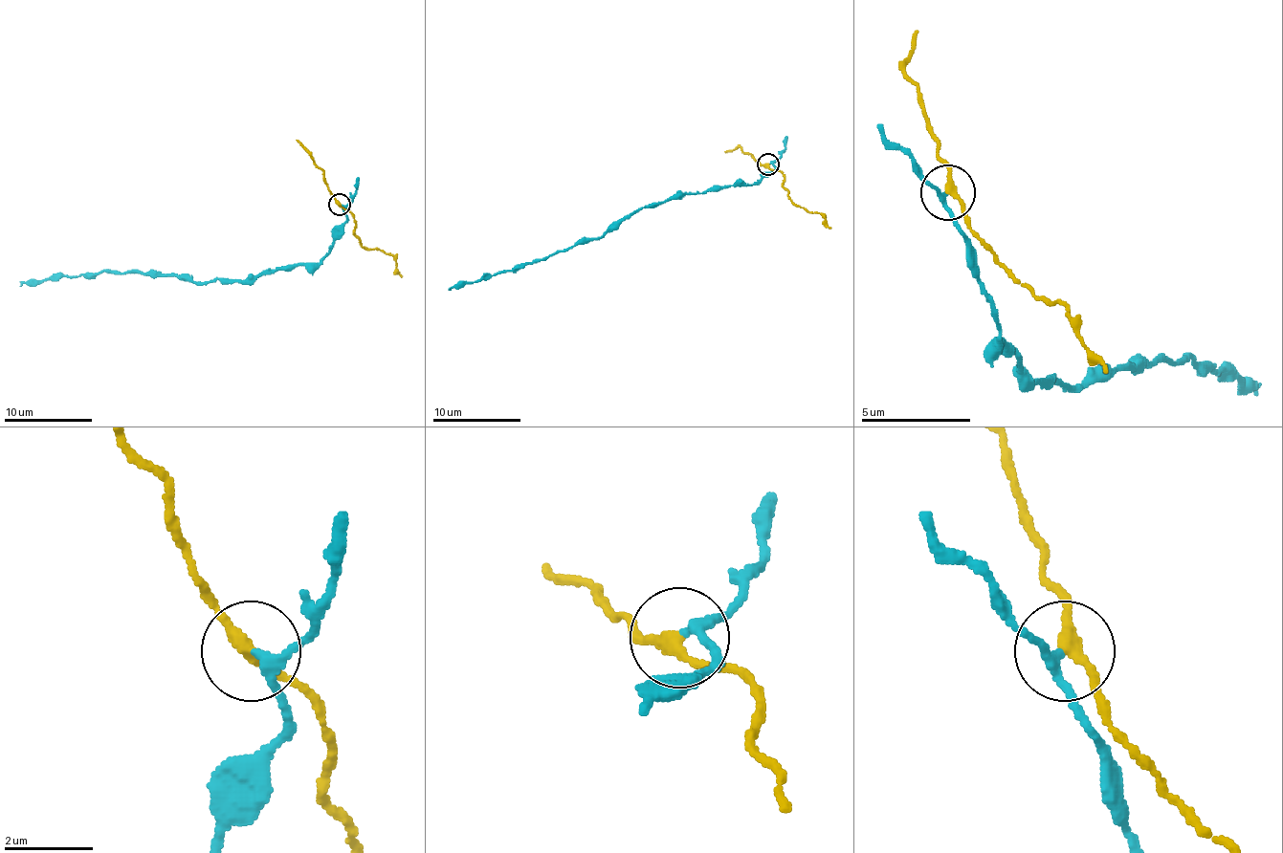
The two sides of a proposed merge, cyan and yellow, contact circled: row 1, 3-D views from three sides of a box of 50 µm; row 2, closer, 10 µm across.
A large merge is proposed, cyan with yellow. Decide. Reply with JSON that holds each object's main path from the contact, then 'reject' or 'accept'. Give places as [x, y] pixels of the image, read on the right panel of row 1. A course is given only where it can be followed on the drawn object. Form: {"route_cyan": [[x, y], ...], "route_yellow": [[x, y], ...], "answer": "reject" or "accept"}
{"route_cyan": [[946, 194], [1002, 341], [1034, 380], [1089, 385], [1127, 368], [1193, 358], [1226, 368], [1258, 396]], "route_yellow": [[946, 194], [963, 205], [968, 232], [1028, 287], [1067, 314], [1105, 374]], "answer": "reject"}

